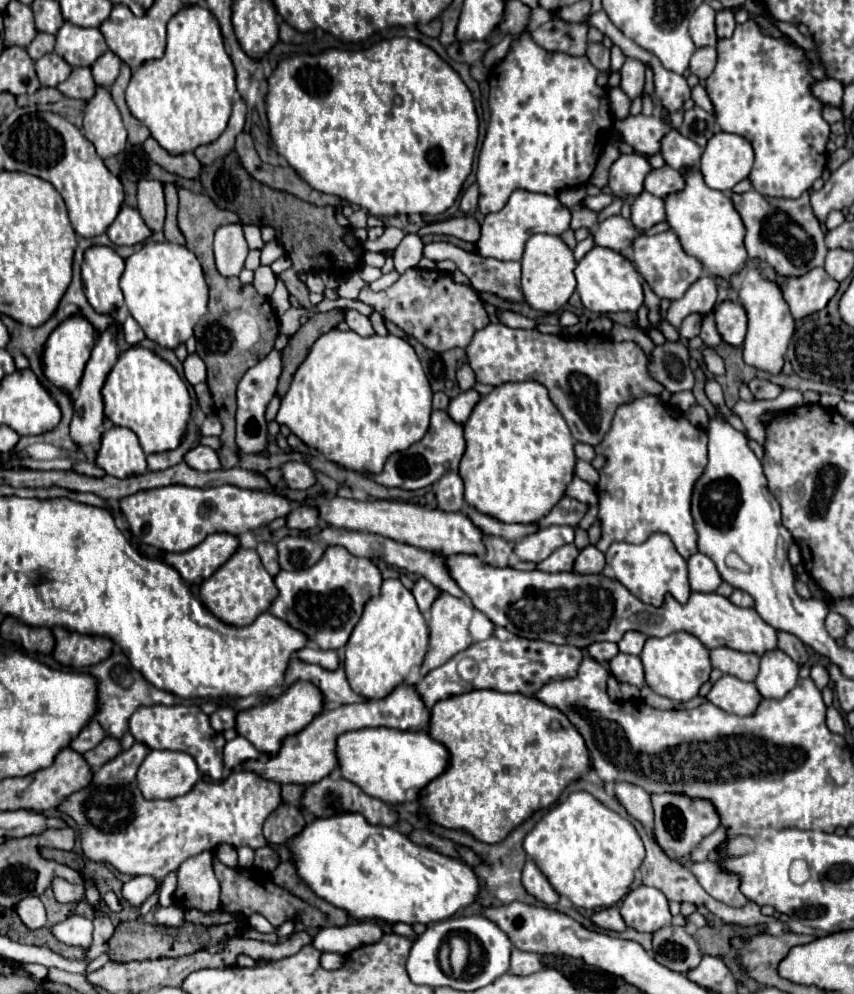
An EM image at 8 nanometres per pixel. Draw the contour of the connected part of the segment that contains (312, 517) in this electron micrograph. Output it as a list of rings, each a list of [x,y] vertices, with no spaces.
[[[297,506],[287,516],[287,528],[291,530],[309,530],[309,528],[315,528],[317,522],[319,522],[317,510],[309,506]]]

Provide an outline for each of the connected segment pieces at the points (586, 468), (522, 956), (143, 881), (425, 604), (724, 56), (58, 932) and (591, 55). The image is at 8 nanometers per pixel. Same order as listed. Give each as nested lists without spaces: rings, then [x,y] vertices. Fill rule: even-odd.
[[[579,460],[579,462],[577,462],[577,470],[575,470],[575,474],[577,474],[579,478],[583,478],[585,482],[589,482],[591,486],[597,486],[597,482],[599,482],[599,472],[591,466],[591,462],[583,462],[583,460]]]
[[[513,950],[511,952],[511,968],[509,972],[515,976],[529,976],[543,970],[541,956],[535,952],[523,952],[523,950]]]
[[[133,876],[123,884],[121,898],[133,908],[139,908],[157,888],[157,882],[151,876]]]
[[[419,578],[417,582],[415,582],[415,586],[413,586],[413,596],[415,596],[415,600],[417,600],[417,604],[419,604],[419,610],[425,614],[429,608],[431,608],[431,604],[441,596],[441,588],[439,586],[435,586],[435,584],[431,584],[427,578]]]
[[[749,20],[737,24],[729,40],[717,42],[719,60],[707,78],[707,92],[715,106],[715,116],[723,132],[745,136],[755,150],[755,164],[749,174],[753,190],[767,196],[801,196],[821,176],[827,164],[825,144],[829,140],[829,124],[821,116],[823,104],[809,92],[813,82],[801,48],[789,46],[785,40],[763,36],[759,26]]]
[[[67,916],[65,920],[49,926],[53,936],[63,942],[63,944],[69,944],[69,946],[83,946],[83,948],[89,948],[89,940],[91,940],[91,934],[93,934],[93,922],[85,916]]]
[[[589,44],[587,58],[601,74],[609,74],[609,50],[603,44]]]

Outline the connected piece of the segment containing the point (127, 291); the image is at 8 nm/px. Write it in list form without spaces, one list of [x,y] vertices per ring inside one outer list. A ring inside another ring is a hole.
[[[149,242],[125,260],[121,290],[129,314],[139,322],[145,336],[159,346],[175,348],[191,334],[197,320],[207,312],[207,282],[199,258],[183,244]]]

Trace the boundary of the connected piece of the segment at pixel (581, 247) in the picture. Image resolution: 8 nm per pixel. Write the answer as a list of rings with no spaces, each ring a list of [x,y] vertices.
[[[589,236],[589,238],[578,242],[573,250],[573,254],[575,257],[576,262],[579,262],[585,254],[591,250],[594,246],[593,236]]]

